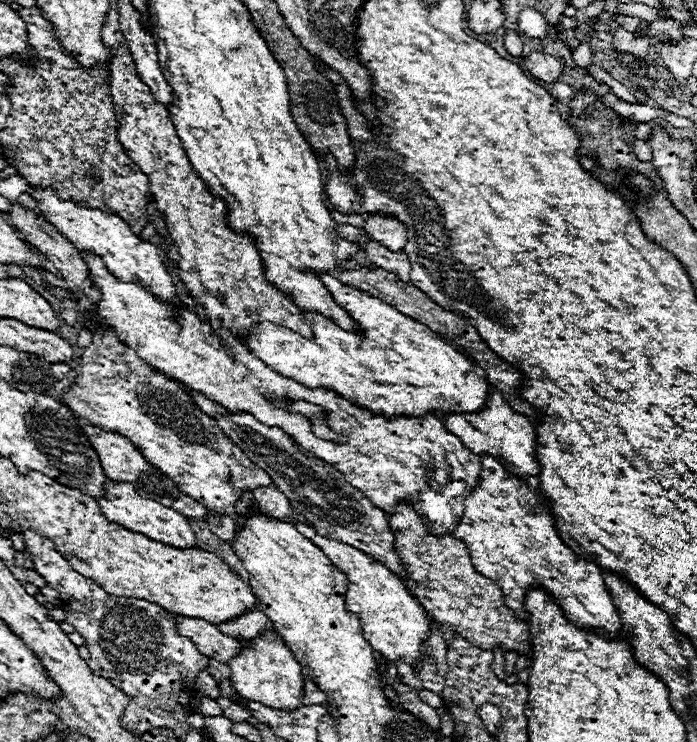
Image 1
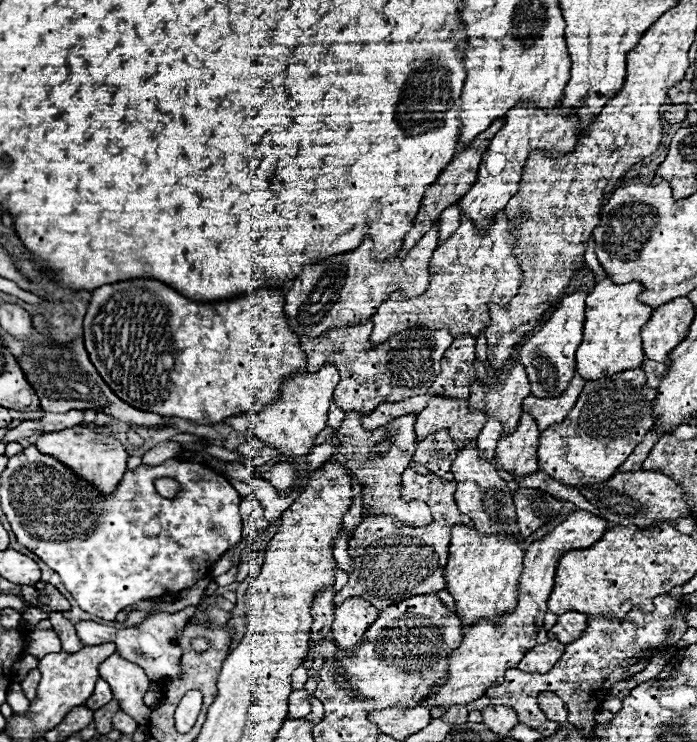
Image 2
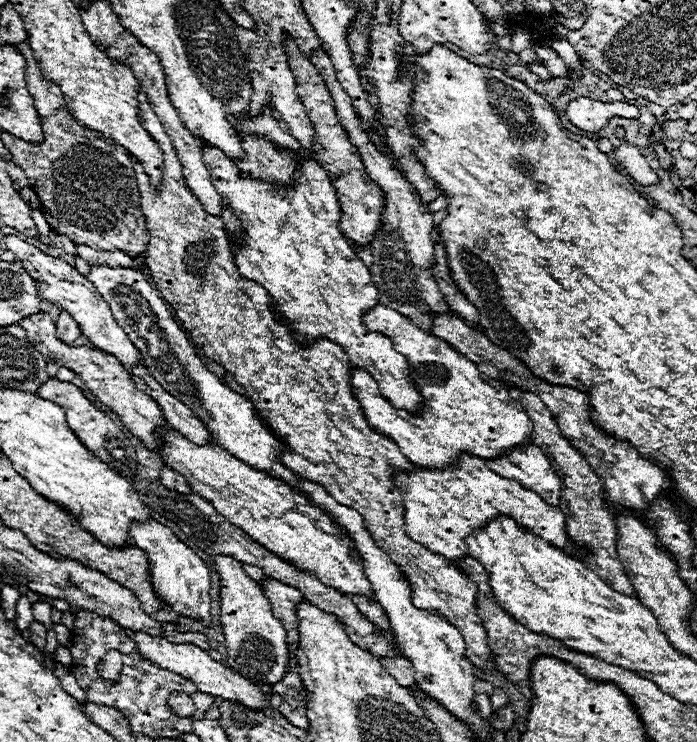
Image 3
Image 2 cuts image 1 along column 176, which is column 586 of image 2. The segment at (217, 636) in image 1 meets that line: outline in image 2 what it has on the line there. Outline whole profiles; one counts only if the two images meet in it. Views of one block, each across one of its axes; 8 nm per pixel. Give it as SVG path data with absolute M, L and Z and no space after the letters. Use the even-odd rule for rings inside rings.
M566 612L558 618L558 622L548 630L550 640L560 640L562 644L570 644L572 640L580 638L584 634L584 628L588 624L588 616L582 612Z

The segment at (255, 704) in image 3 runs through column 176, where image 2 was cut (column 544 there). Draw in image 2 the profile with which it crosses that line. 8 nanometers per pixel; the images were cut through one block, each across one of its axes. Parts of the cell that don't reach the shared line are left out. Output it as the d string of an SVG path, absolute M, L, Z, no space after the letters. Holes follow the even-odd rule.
M550 640L546 644L536 644L532 650L528 650L524 654L524 658L520 660L520 664L516 668L524 670L524 672L548 672L552 668L552 664L556 664L556 660L560 660L560 656L564 654L564 644L560 644L558 640Z

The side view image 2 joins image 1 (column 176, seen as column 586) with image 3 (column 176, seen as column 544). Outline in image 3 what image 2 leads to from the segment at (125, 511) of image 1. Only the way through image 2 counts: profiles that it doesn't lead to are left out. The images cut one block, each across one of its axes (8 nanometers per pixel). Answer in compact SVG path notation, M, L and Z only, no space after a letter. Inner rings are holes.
M154 518L144 522L134 520L128 534L150 556L150 578L158 596L166 602L166 610L206 620L206 626L210 626L210 568L202 562L202 558L198 558L192 548L178 540L168 526L156 522Z

